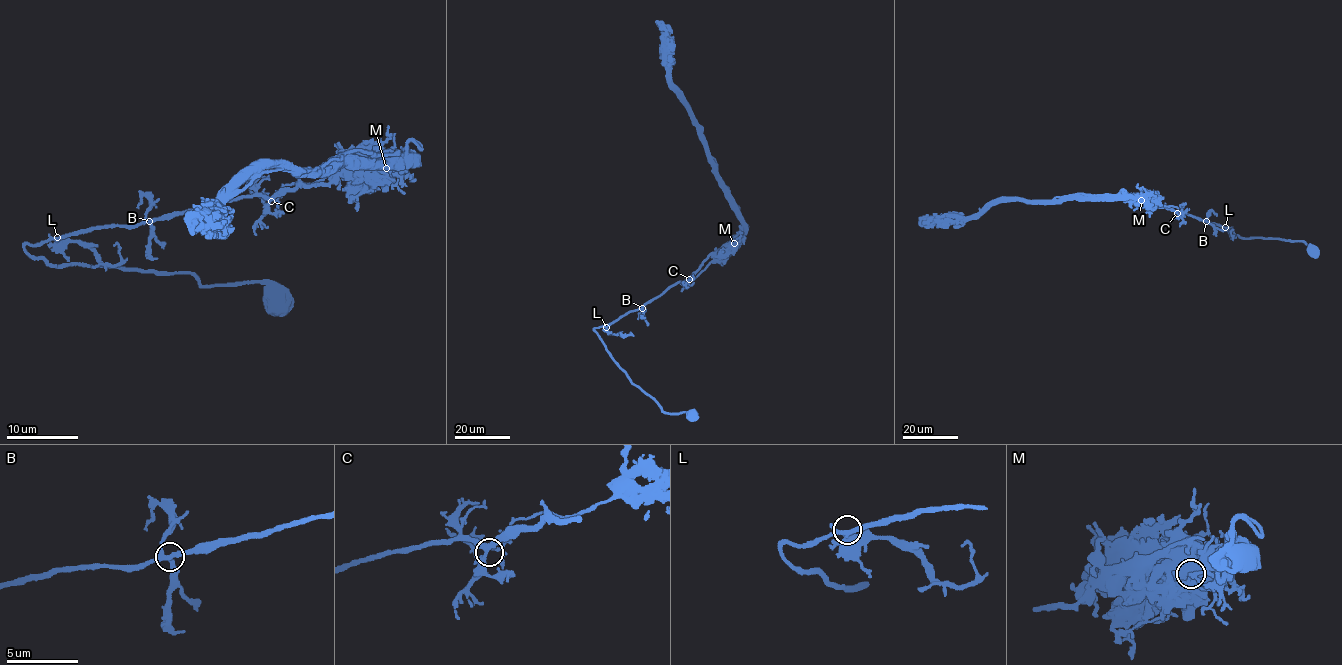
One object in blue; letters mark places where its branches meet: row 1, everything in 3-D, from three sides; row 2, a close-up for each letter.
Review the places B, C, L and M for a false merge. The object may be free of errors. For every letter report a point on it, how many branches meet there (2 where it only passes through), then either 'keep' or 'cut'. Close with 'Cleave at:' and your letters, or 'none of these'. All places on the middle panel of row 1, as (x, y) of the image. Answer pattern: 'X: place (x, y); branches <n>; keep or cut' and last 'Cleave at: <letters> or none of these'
B: place (642, 308); branches 4; keep
C: place (689, 279); branches 3; keep
L: place (606, 327); branches 3; keep
M: place (734, 243); branches 1; cut
Cleave at: M

